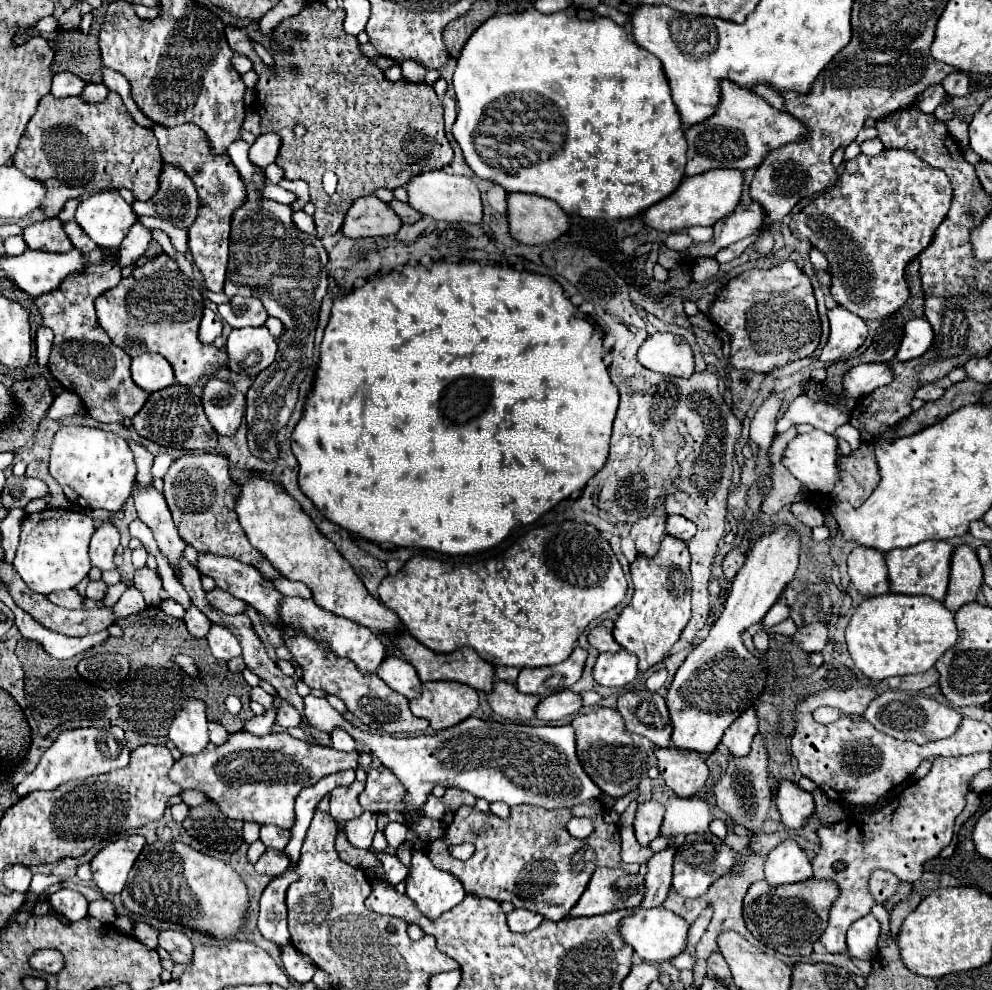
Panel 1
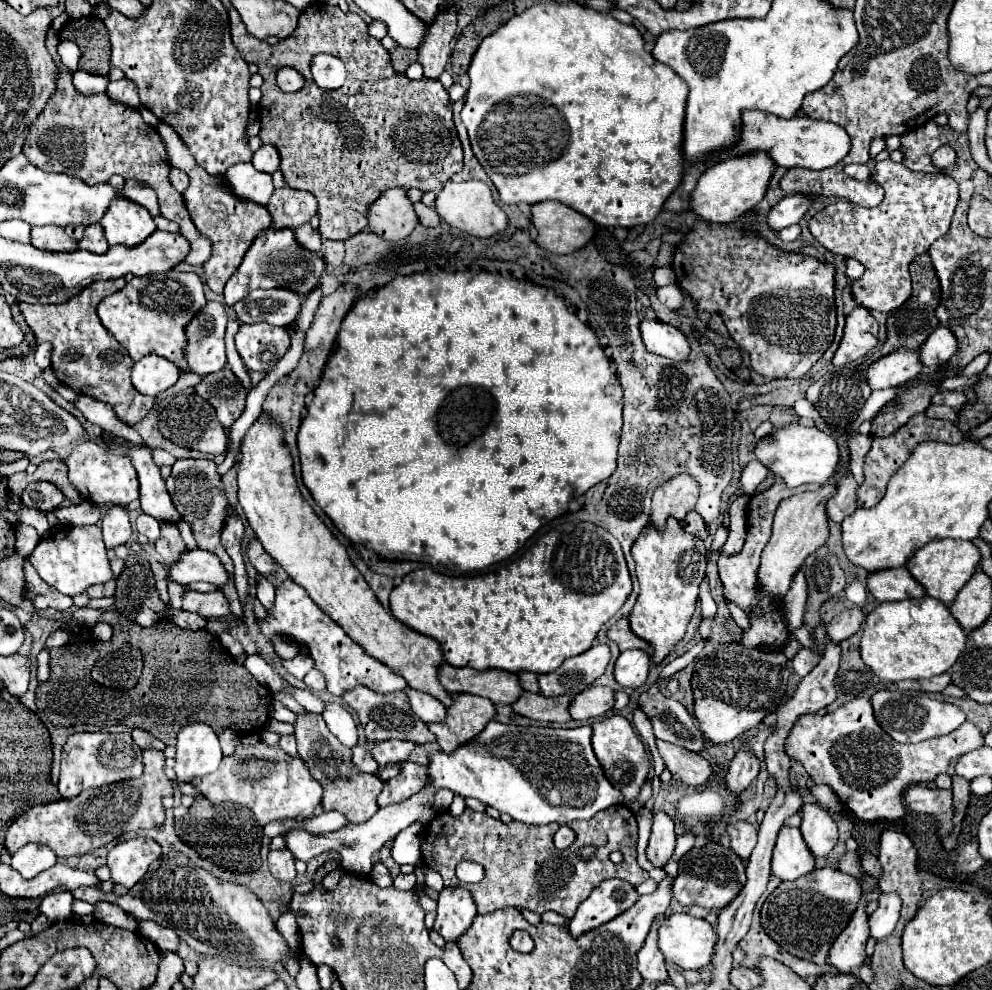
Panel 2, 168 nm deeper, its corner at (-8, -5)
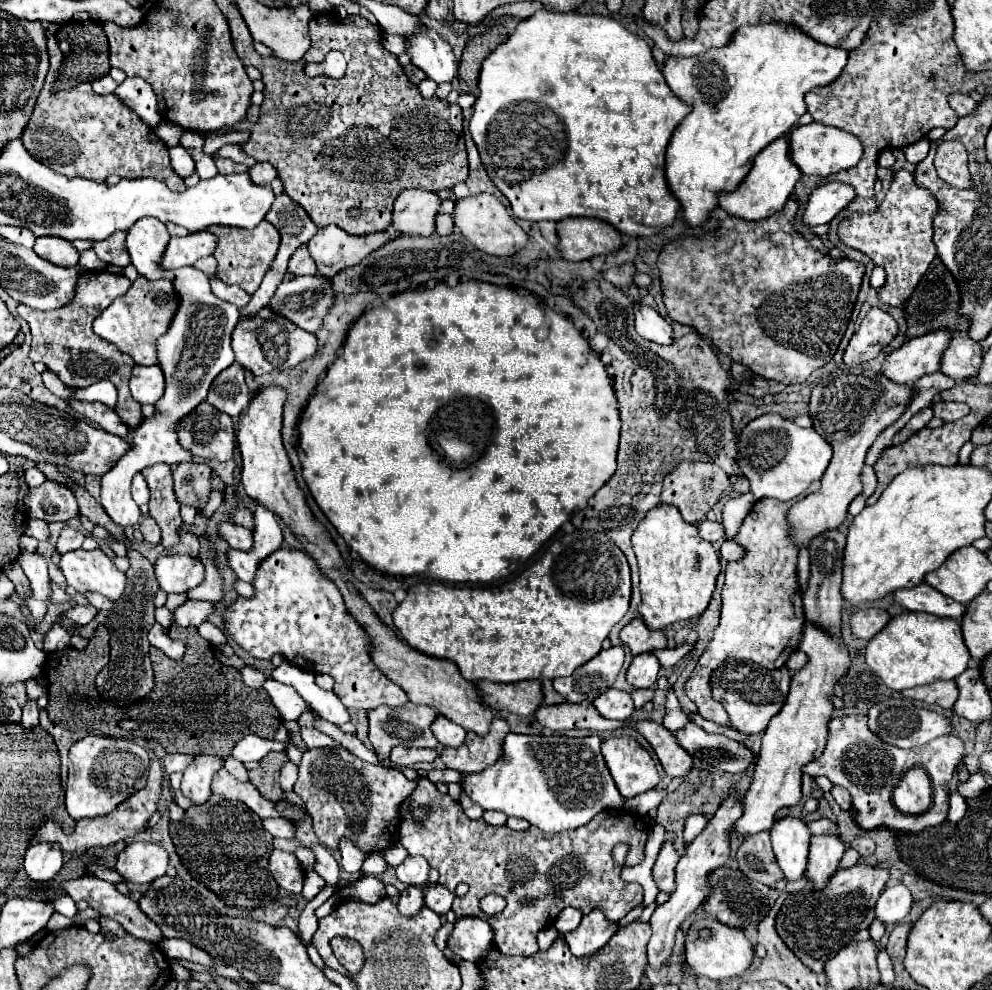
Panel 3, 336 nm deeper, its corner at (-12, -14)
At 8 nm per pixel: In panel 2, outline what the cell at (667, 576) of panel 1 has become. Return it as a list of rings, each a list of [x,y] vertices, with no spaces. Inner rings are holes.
[[[668,519],[664,529],[652,527],[650,523],[642,529],[632,545],[632,557],[636,561],[640,595],[630,613],[630,627],[638,637],[652,645],[654,661],[660,663],[686,633],[706,573],[708,549],[702,539],[686,533],[680,521]]]

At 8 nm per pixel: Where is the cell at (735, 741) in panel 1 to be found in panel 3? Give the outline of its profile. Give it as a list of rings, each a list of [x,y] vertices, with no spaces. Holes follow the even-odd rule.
[[[734,794],[726,796],[724,802],[720,804],[718,812],[708,820],[708,824],[702,830],[702,834],[698,834],[686,846],[684,854],[680,856],[680,862],[676,866],[676,890],[672,892],[670,900],[664,902],[664,904],[660,904],[656,908],[656,912],[652,914],[652,918],[650,918],[652,938],[648,942],[648,964],[650,964],[652,970],[660,970],[662,966],[666,966],[670,962],[676,930],[680,928],[680,924],[684,922],[684,918],[688,914],[692,914],[702,904],[704,896],[708,894],[706,876],[728,860],[728,856],[730,856],[730,834],[732,834],[732,826],[736,824],[736,820],[740,816],[742,816],[742,800],[738,796],[734,796]]]

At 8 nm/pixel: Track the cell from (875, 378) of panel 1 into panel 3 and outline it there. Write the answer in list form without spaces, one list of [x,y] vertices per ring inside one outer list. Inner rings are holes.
[[[930,332],[928,336],[908,340],[898,350],[886,356],[882,374],[896,384],[916,384],[922,376],[940,370],[940,356],[950,338],[952,334],[948,332]]]

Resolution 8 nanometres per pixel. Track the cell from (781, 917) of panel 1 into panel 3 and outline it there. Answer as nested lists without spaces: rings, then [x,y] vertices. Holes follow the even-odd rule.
[[[874,866],[838,870],[824,888],[790,894],[776,916],[776,932],[784,944],[796,952],[802,964],[814,972],[824,972],[824,964],[832,960],[858,930],[872,924],[872,908],[886,882],[888,872]]]

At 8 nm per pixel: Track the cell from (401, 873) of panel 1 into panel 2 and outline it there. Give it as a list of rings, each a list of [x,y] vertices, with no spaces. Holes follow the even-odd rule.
[[[408,873],[408,875],[398,875],[396,879],[394,879],[394,887],[396,889],[400,889],[400,891],[410,891],[410,889],[414,889],[416,887],[416,875],[414,873]]]

